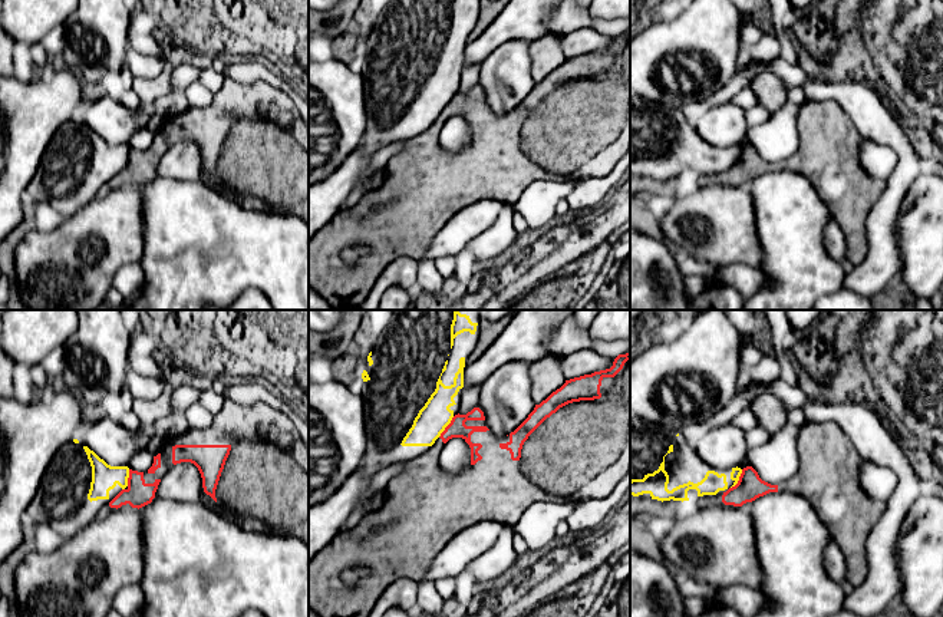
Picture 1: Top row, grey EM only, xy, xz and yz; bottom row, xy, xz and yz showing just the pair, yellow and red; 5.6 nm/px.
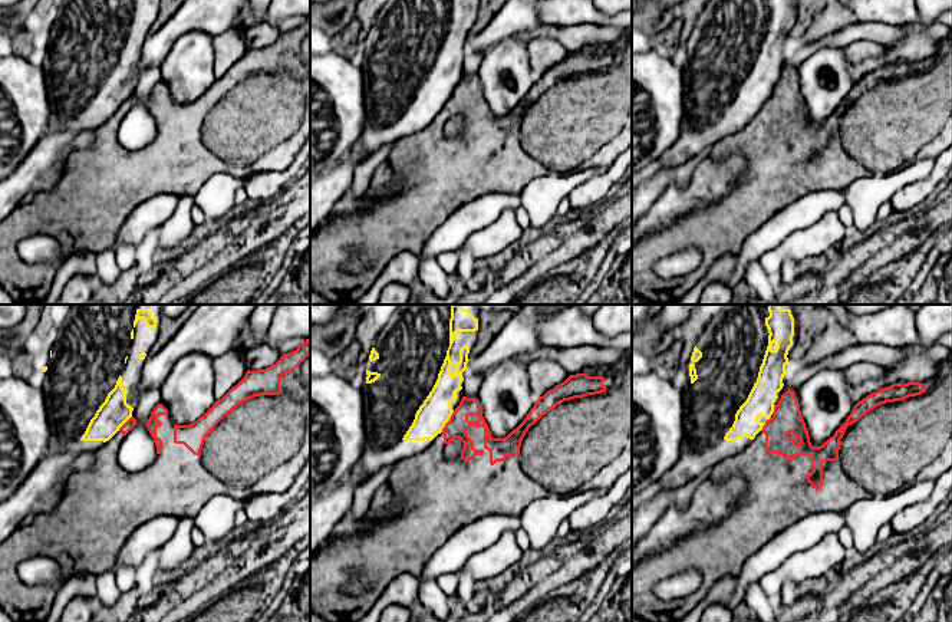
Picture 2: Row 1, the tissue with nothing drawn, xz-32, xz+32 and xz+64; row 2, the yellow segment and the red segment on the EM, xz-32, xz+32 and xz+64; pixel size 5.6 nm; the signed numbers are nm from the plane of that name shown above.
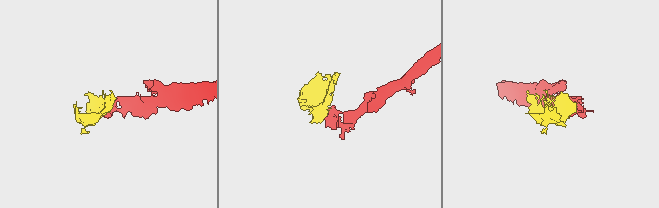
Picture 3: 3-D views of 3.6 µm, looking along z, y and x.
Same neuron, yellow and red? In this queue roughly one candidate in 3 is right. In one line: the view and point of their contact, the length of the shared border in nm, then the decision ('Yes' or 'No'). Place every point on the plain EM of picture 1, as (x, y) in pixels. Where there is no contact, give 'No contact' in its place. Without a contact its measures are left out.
Touches yellow at xz (447, 104). Shared border 150 nm. No

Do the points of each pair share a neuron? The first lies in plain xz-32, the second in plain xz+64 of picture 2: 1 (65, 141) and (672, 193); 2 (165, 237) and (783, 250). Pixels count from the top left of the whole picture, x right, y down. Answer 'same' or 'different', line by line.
1: different
2: same

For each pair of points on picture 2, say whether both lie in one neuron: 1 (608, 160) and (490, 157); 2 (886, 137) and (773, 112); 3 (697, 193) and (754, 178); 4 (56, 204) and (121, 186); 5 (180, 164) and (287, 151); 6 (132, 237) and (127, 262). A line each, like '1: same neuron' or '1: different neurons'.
1: same neuron
2: same neuron
3: different neurons
4: same neuron
5: same neuron
6: different neurons

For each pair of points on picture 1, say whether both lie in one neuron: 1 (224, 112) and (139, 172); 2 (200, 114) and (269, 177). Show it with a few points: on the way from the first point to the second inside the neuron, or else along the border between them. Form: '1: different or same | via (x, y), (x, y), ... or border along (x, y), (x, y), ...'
1: same | via (201, 125), (180, 126), (157, 149)
2: same | via (217, 131), (226, 139), (231, 139), (251, 159)

